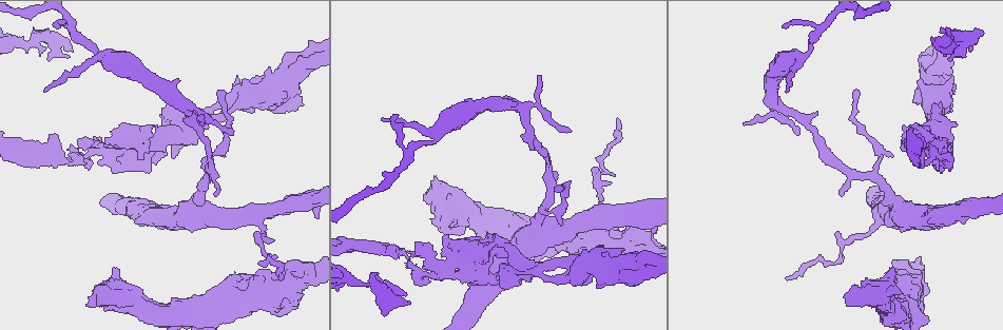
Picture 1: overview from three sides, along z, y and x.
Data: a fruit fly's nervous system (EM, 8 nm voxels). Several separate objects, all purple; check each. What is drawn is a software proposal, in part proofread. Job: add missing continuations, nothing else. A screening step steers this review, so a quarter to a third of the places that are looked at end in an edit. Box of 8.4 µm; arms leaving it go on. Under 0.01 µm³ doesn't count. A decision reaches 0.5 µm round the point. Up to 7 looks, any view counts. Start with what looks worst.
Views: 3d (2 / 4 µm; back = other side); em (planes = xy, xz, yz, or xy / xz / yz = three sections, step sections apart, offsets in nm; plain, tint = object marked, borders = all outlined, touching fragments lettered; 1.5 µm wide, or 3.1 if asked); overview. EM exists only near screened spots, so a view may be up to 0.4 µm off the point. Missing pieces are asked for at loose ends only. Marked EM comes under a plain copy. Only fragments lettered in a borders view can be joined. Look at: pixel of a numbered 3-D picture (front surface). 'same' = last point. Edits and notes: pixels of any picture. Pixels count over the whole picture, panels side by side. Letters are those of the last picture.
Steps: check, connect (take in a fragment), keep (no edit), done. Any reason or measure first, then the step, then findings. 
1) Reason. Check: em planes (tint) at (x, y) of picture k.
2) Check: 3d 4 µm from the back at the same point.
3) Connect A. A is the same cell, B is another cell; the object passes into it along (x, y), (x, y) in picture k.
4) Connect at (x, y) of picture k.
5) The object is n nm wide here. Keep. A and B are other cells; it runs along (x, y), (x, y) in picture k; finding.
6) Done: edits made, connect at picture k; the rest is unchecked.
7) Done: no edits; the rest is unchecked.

Free end. Check: 3d 2 µm at (218, 90) of picture 1.

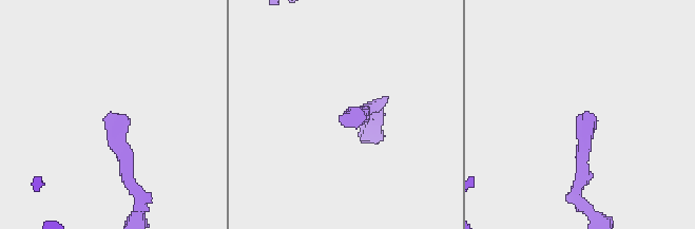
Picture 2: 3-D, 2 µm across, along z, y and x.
Shape alone is not enough. Check: em xy step 4 (tint) at (342, 119) of picture 2.

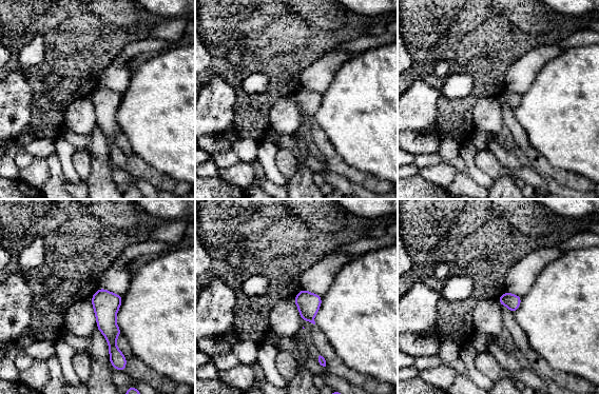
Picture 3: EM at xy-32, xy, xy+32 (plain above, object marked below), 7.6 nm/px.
Check: em planes (borders) at the same point.

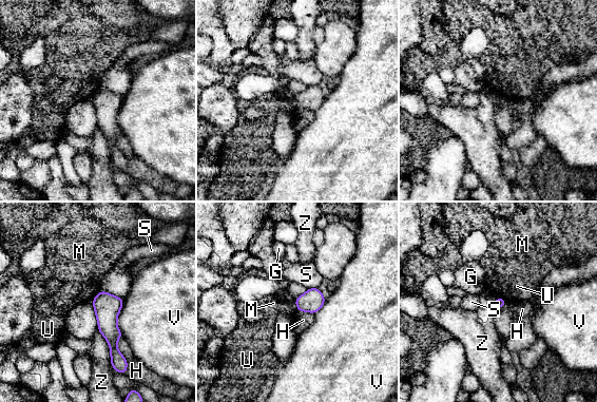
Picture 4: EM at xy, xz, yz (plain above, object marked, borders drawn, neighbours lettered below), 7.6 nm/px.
Keep. G, H, M, S, U, V and Z are other cells; a border runs along (495, 297), (502, 298), (507, 302) in picture 4; none of them fits.

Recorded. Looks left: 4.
Free end. Check: em yz step 8 (borders) at (303, 105) of picture 1.

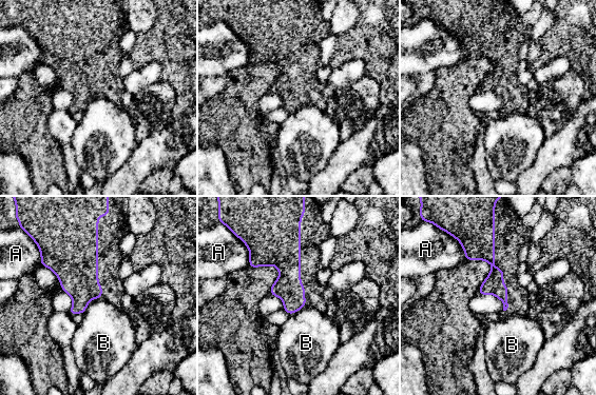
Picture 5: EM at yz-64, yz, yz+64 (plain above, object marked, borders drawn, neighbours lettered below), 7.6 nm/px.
Check: em planes (borders) at the same point.

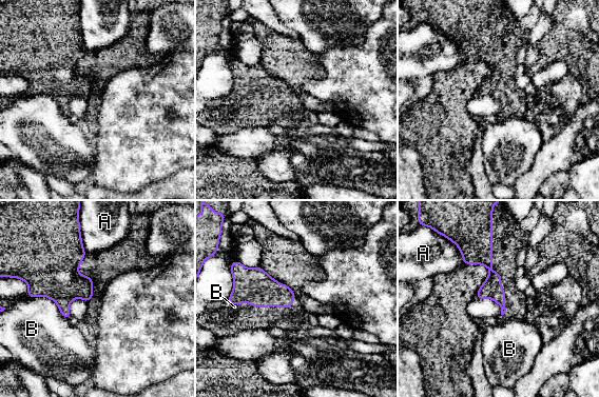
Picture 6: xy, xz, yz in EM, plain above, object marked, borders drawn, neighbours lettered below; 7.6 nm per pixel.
Keep. A and B are other cells; a border runs along (26, 296), (51, 298), (66, 319) in picture 6; none of them fits.

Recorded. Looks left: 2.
Check: em yz step 4 (tint) at (556, 174) of picture 1.

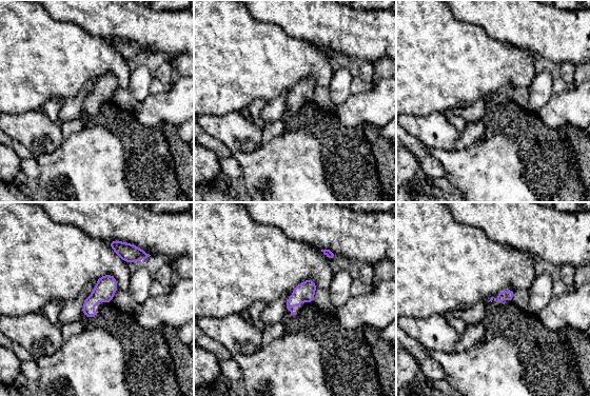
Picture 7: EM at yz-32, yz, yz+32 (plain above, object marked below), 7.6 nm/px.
Check: em planes (borders) at the same point.

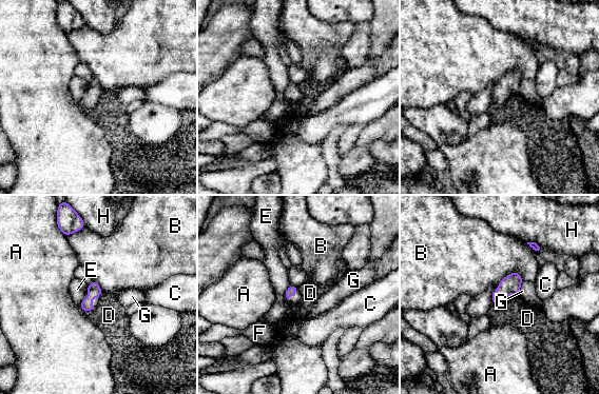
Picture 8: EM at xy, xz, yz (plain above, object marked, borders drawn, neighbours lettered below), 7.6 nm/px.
Keep. A, B, C, D, E, F, G and H are other cells; a border runs along (96, 306), (84, 312) in picture 8; none of them fits.

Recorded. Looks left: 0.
Done: no edits; the rest is unchecked.

